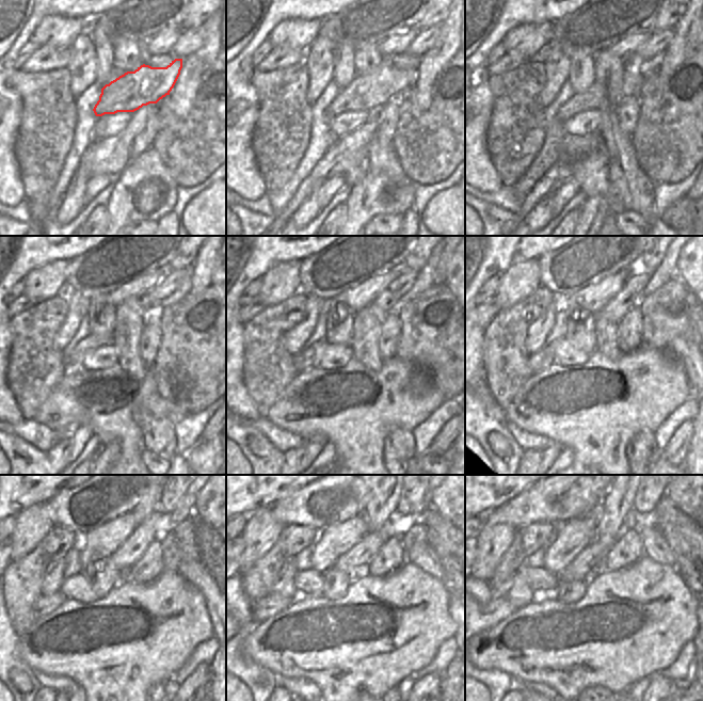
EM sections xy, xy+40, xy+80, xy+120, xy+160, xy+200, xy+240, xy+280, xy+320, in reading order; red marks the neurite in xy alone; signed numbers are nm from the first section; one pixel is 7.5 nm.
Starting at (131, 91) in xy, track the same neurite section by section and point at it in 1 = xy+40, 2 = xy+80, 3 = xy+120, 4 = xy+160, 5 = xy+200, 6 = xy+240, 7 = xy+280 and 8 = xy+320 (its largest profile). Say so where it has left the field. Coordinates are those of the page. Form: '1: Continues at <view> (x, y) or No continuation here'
1: Continues at xy+40 (386, 82)
2: Continues at xy+80 (596, 97)
3: Continues at xy+120 (93, 341)
4: Continues at xy+160 (303, 360)
5: Continues at xy+200 (543, 359)
6: Continues at xy+240 (44, 605)
7: Continues at xy+280 (272, 604)
8: Continues at xy+320 (496, 609)

